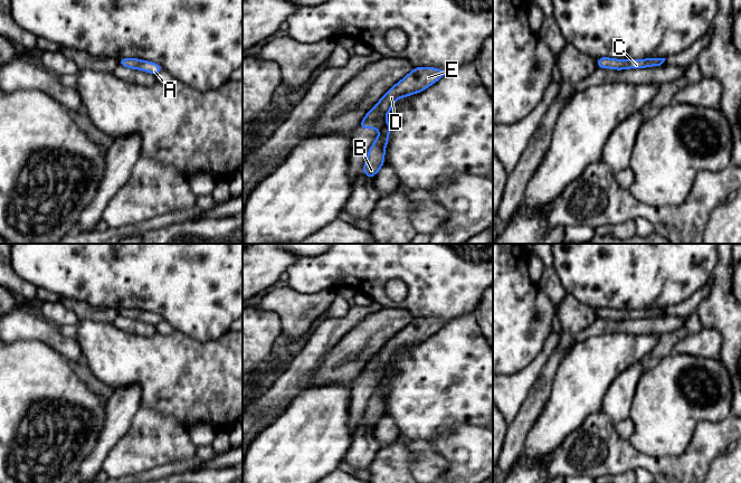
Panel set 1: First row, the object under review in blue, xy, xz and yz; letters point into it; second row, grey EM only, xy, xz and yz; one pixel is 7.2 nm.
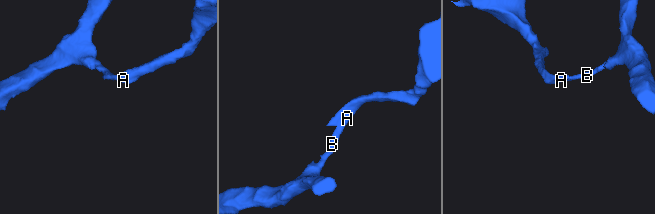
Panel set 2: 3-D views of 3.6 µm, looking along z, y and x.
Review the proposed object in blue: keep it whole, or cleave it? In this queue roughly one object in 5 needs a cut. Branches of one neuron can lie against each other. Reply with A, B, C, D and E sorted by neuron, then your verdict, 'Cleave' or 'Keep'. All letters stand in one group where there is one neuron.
Groups: A B C D E. Keep

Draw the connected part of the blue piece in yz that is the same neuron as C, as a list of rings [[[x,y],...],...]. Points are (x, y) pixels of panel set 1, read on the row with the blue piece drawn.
[[[609,57],[597,58],[598,68],[612,68],[616,70],[628,68],[646,68],[661,66],[666,58],[646,58],[646,59],[614,59]]]

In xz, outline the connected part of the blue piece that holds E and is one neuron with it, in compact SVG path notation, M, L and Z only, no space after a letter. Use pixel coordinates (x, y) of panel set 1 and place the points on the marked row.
M416 67L406 77L392 86L363 117L359 127L379 129L379 135L368 151L368 158L363 165L363 173L368 178L377 176L384 164L386 145L391 131L386 115L392 110L393 103L400 97L407 97L425 91L428 86L439 80L448 70L433 67Z

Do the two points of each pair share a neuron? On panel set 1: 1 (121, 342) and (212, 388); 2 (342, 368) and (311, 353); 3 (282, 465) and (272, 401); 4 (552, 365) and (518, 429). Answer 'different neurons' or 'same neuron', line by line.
1: same neuron
2: different neurons
3: different neurons
4: same neuron

